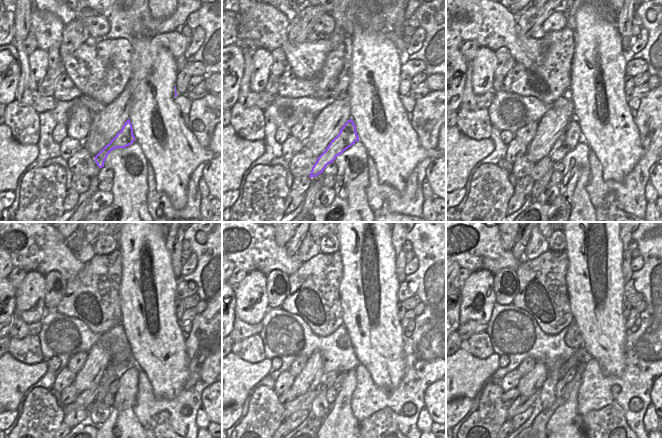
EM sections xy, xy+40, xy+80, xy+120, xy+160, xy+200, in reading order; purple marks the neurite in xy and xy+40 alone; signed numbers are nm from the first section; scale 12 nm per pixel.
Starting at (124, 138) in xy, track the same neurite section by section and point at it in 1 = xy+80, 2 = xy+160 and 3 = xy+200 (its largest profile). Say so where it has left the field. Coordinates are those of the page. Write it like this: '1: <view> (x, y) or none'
1: xy+80 (571, 136)
2: xy+160 (300, 403)
3: xy+200 (522, 403)

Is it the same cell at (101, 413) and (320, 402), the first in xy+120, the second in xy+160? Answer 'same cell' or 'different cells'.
same cell

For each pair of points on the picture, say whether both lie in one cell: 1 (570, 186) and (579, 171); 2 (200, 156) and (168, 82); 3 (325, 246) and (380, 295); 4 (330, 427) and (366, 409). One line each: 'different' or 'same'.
1: same
2: same
3: different
4: different

